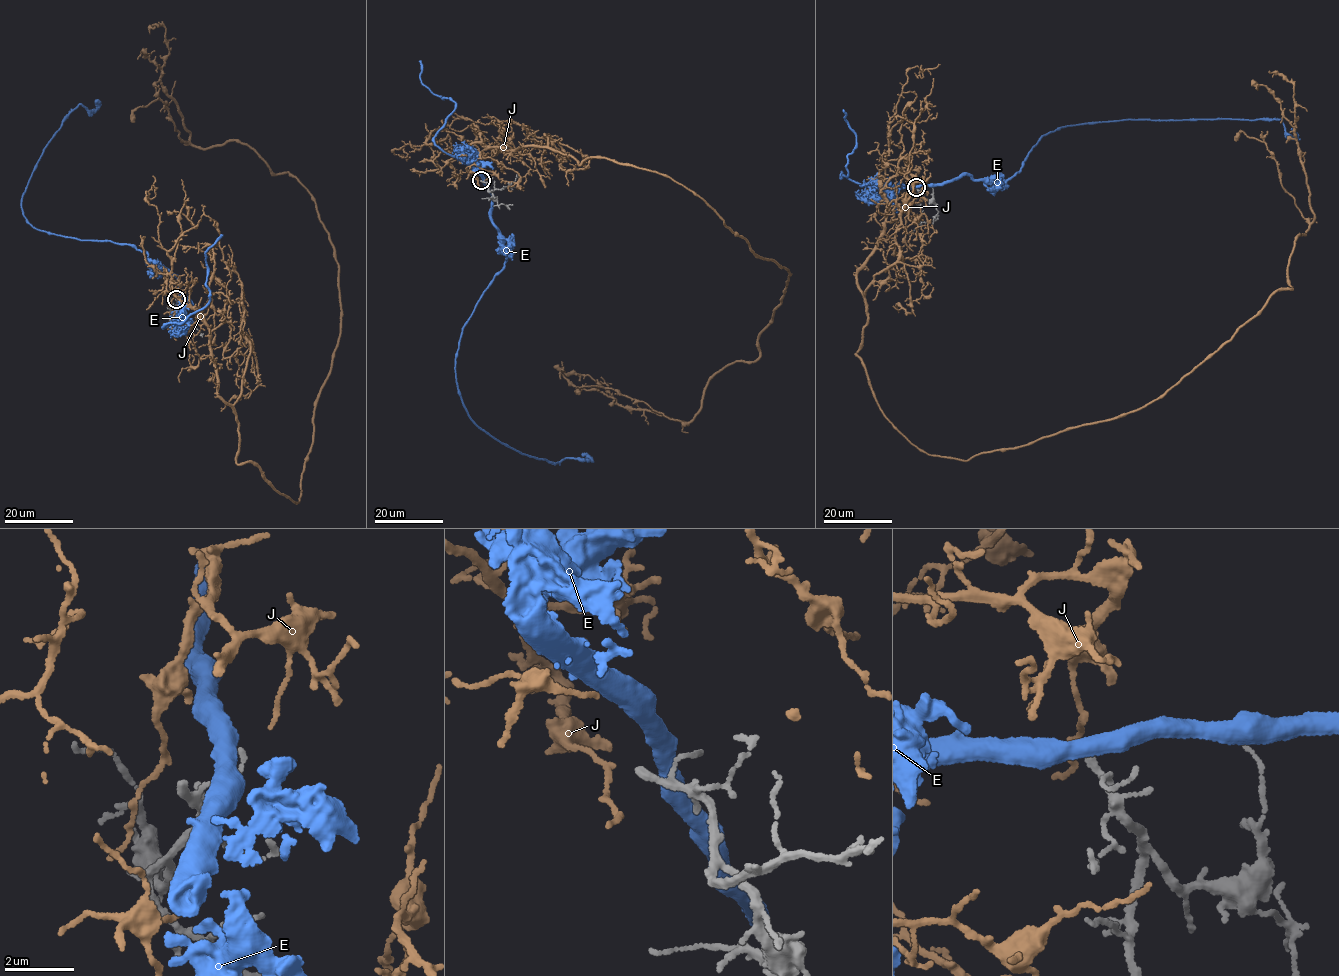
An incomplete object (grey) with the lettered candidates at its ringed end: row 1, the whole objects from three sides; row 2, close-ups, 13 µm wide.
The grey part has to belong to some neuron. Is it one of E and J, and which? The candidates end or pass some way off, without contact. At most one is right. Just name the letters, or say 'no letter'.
no letter

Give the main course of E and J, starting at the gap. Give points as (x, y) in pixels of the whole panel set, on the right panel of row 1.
E: (916, 186), (966, 174), (975, 180), (1011, 177), (1041, 137), (1092, 122), (1281, 119), (1294, 138), (1291, 128)
J: (916, 184), (880, 169), (856, 280), (893, 427), (965, 461), (1117, 418), (1291, 288), (1314, 213), (1269, 71)

